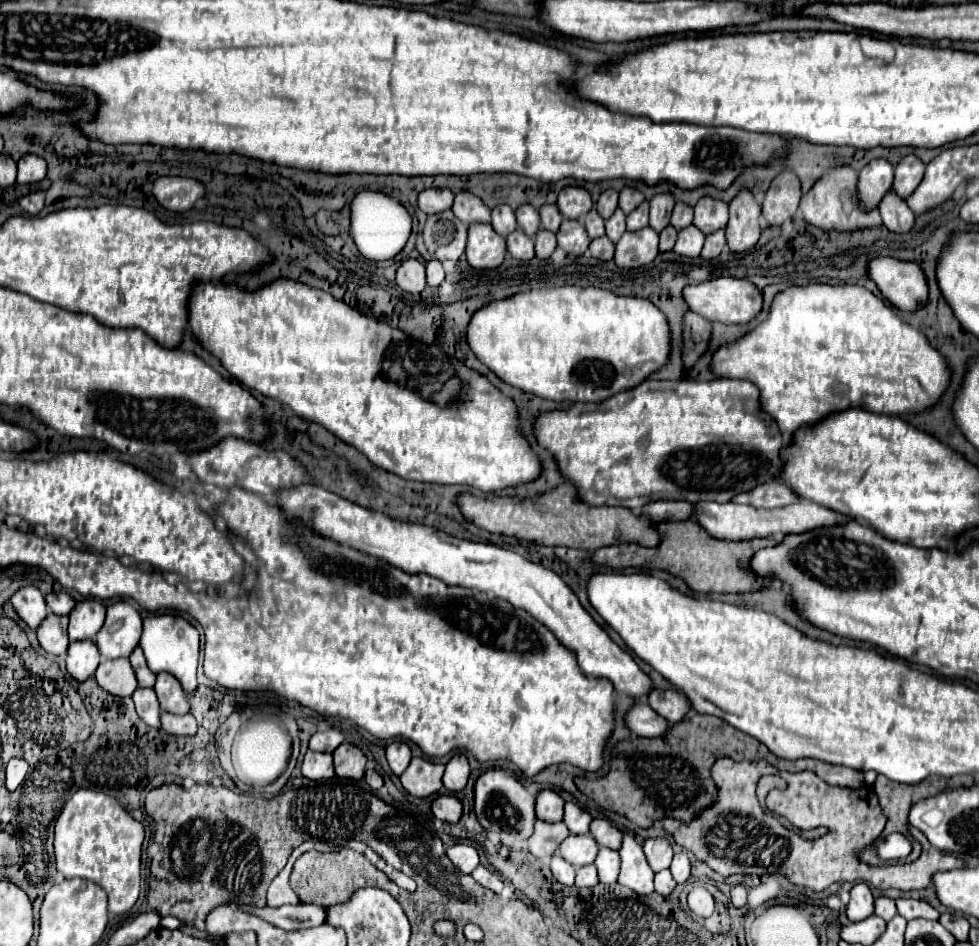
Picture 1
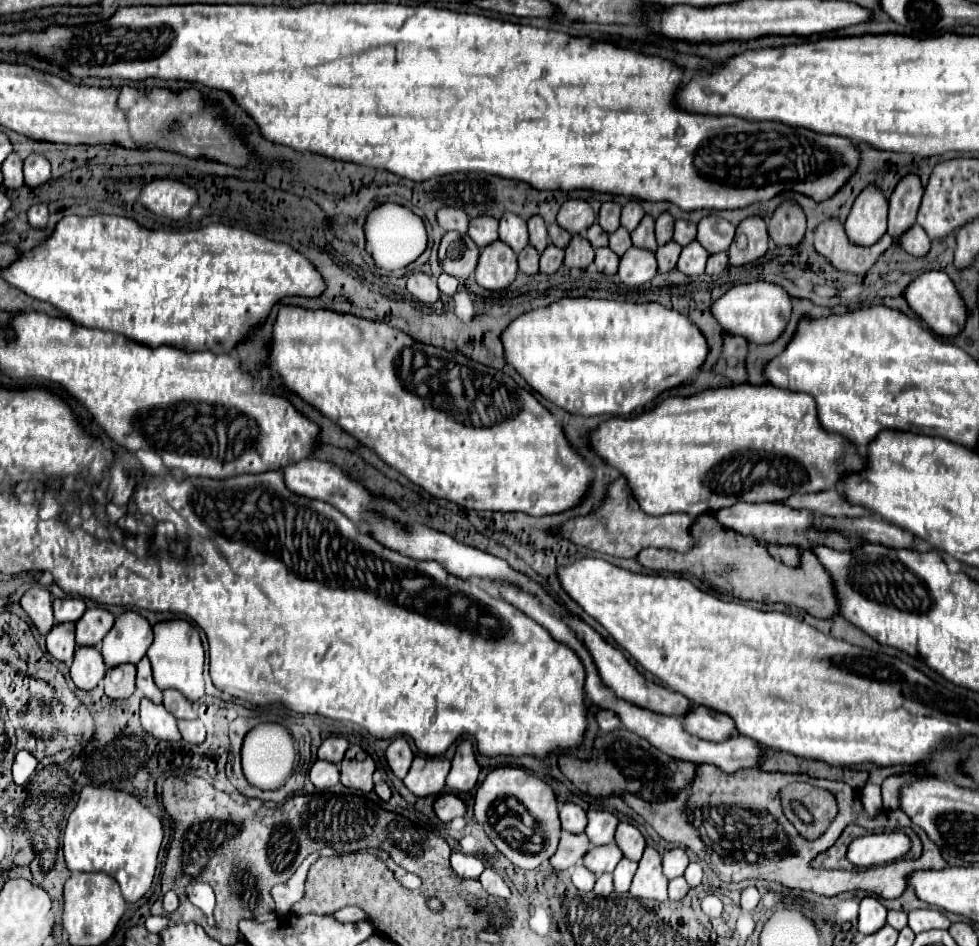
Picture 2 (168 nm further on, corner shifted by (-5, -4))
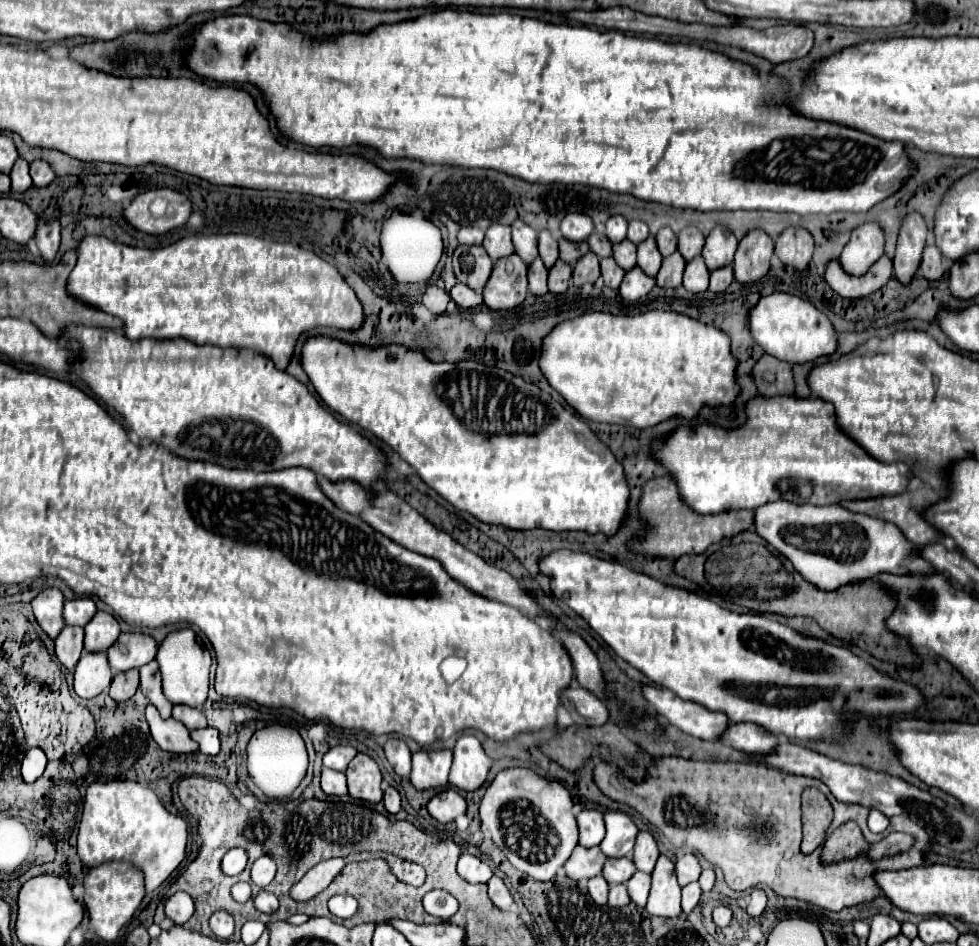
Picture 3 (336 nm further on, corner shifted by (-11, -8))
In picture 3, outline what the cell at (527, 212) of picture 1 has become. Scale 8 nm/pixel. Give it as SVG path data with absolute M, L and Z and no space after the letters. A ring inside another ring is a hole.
M543 229L539 233L539 257L543 259L545 267L551 267L557 261L557 257L559 257L557 241L555 241L555 237L547 229Z

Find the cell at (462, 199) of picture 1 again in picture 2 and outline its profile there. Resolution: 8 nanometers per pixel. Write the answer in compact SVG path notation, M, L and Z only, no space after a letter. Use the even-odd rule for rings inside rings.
M475 217L471 219L471 225L469 225L469 237L483 249L499 239L497 227L499 227L499 221L493 217Z

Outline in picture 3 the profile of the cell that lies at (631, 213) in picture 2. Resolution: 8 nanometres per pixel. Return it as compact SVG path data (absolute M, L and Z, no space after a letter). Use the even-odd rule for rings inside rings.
M629 221L629 233L627 233L629 241L633 241L635 245L639 245L647 237L649 237L649 227L643 221Z

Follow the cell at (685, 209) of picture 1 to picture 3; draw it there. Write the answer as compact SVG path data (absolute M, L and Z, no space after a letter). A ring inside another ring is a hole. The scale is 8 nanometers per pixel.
M685 227L679 233L679 253L685 257L685 261L691 261L695 255L699 255L703 245L705 237L697 227Z

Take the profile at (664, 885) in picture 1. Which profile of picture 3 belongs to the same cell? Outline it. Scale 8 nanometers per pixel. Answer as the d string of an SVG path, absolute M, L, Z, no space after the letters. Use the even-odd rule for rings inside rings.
M689 883L683 887L681 891L681 907L683 907L683 913L691 913L691 909L697 905L699 897L701 897L701 887L699 883Z

